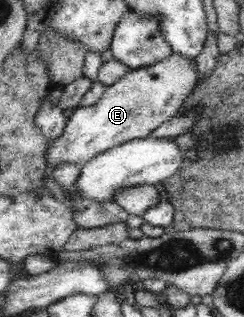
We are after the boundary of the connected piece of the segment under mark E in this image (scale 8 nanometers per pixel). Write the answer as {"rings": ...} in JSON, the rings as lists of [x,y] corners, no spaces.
{"rings":[[[171,53],[170,58],[158,64],[130,71],[116,84],[107,87],[95,104],[75,107],[61,136],[46,140],[43,154],[46,164],[54,169],[61,164],[81,166],[109,148],[150,137],[157,128],[181,112],[186,98],[197,87],[198,78],[196,62],[180,53]]]}

